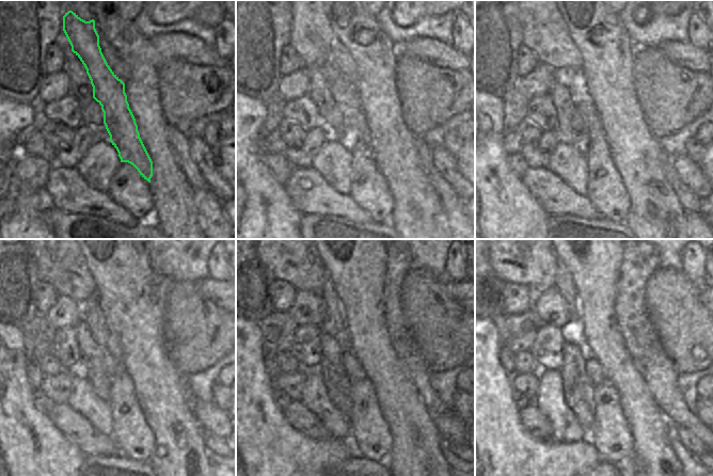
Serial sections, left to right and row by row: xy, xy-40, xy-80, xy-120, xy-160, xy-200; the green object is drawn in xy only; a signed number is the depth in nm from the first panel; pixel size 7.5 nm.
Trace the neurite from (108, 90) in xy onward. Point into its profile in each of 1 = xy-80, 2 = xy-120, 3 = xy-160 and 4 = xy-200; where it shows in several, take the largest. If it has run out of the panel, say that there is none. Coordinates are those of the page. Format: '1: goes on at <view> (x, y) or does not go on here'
1: goes on at xy-80 (573, 78)
2: goes on at xy-120 (93, 317)
3: goes on at xy-160 (333, 323)
4: goes on at xy-200 (572, 331)

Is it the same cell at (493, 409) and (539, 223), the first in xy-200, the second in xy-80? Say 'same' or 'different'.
same

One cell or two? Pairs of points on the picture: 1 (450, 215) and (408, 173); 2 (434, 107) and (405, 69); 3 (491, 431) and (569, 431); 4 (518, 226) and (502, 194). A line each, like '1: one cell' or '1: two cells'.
1: two cells
2: one cell
3: two cells
4: one cell

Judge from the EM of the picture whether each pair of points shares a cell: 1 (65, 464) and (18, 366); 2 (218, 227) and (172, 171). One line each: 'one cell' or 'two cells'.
1: one cell
2: two cells

